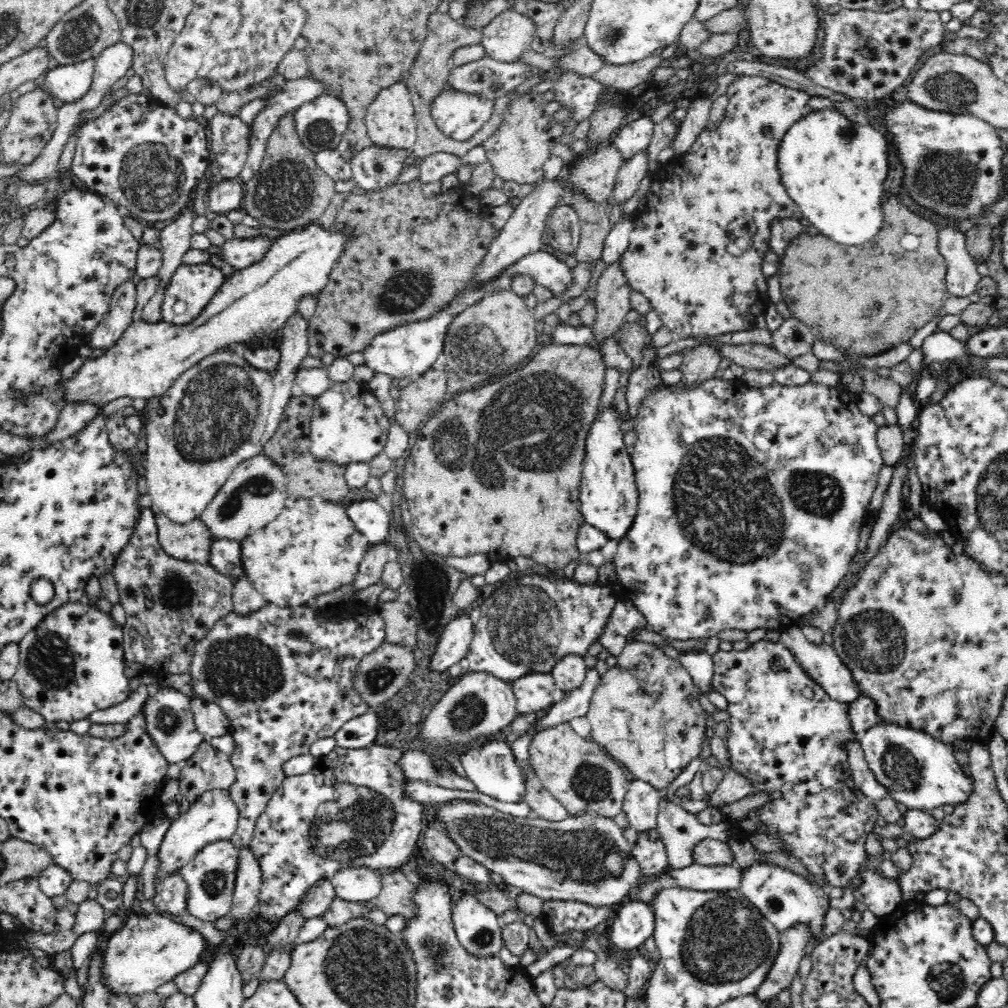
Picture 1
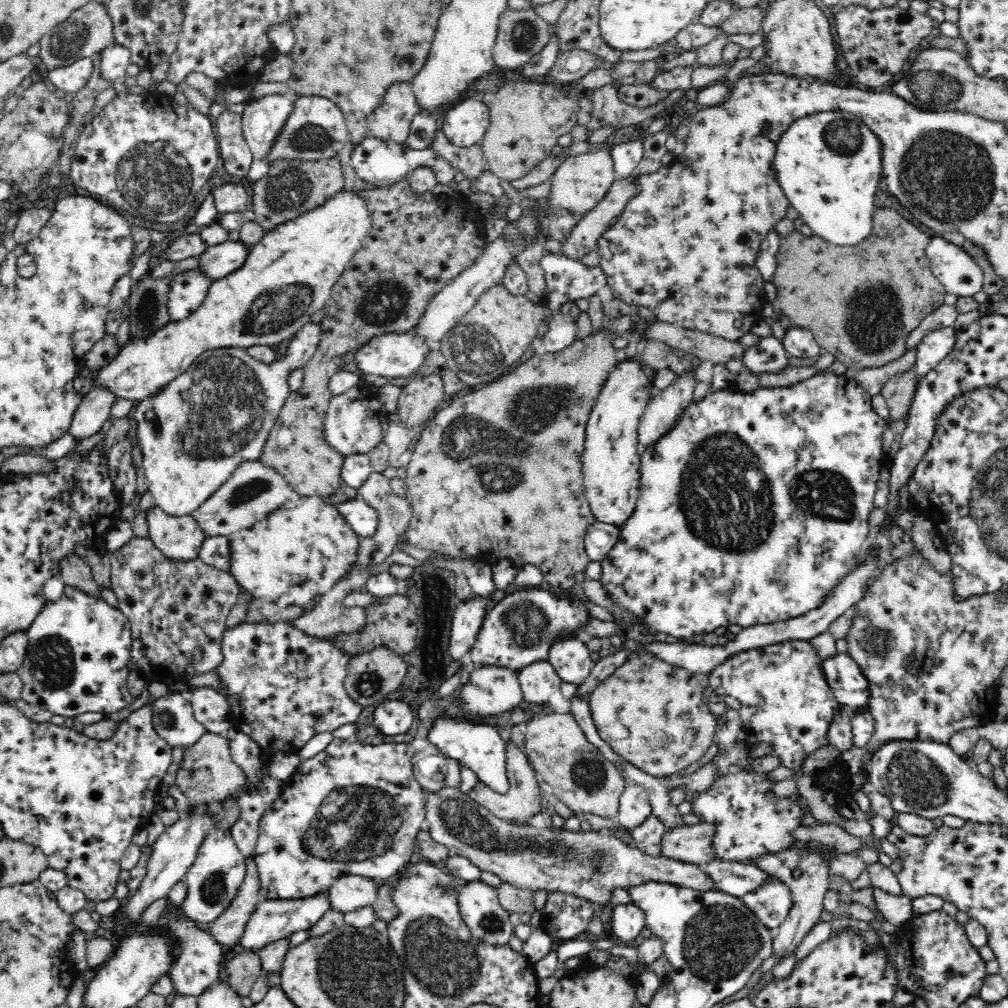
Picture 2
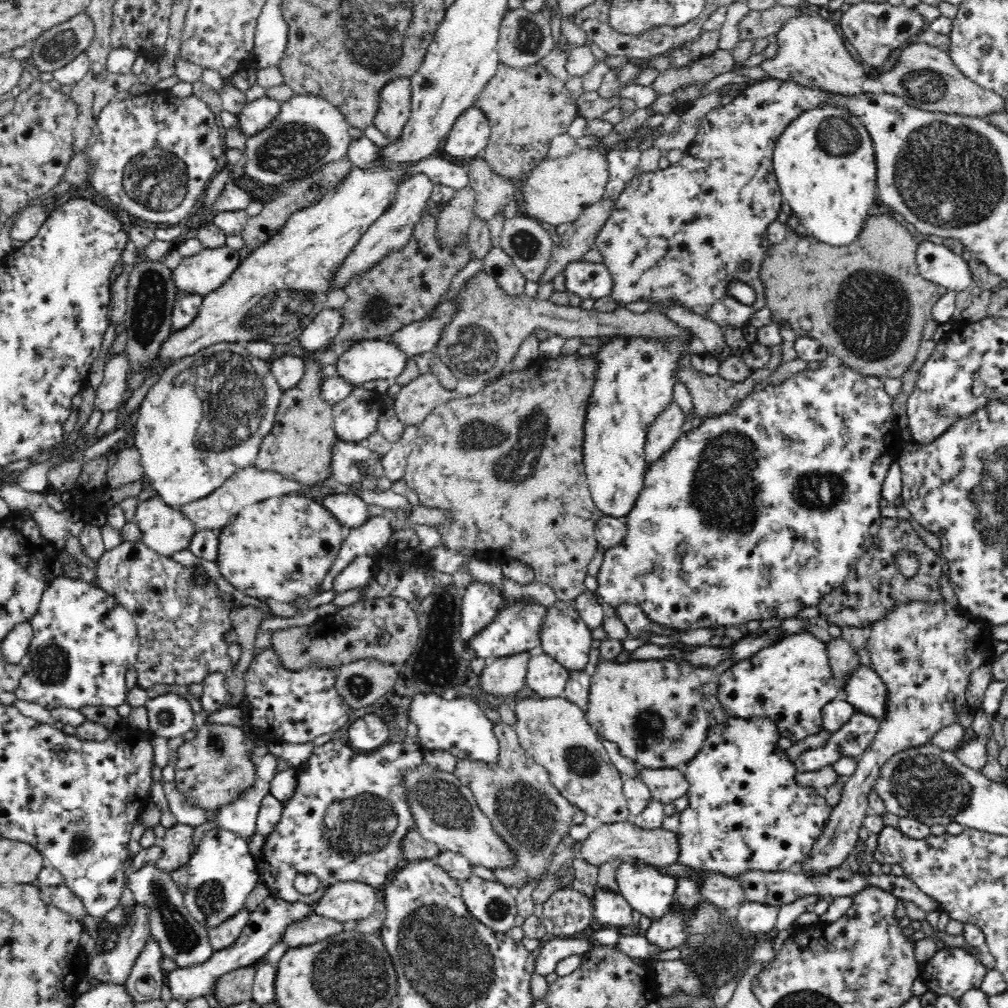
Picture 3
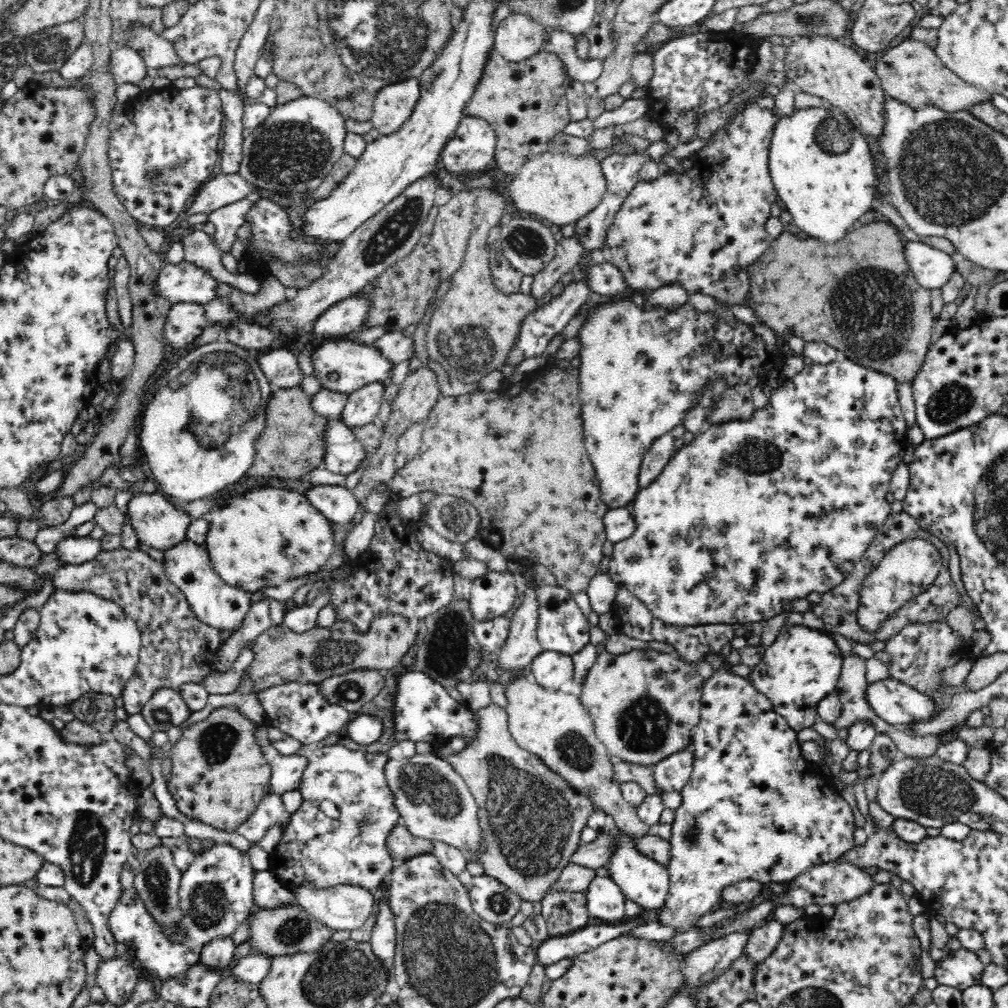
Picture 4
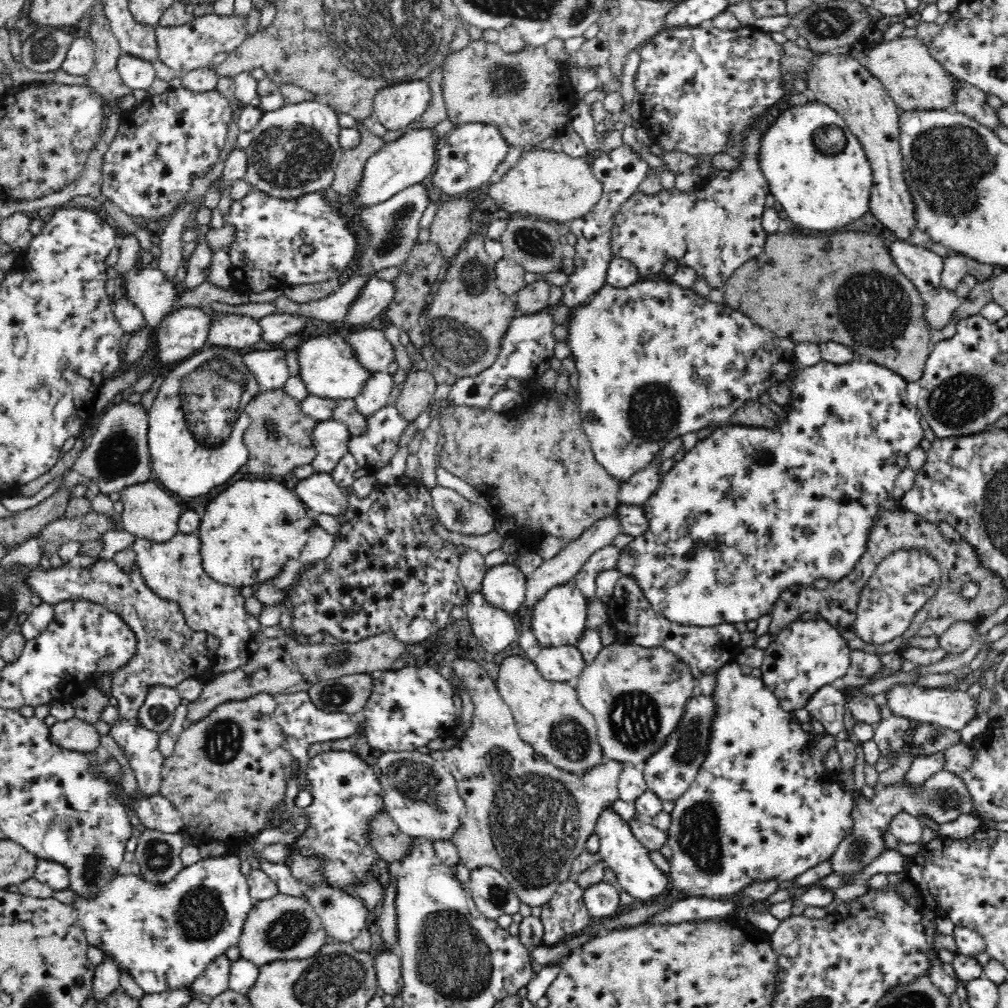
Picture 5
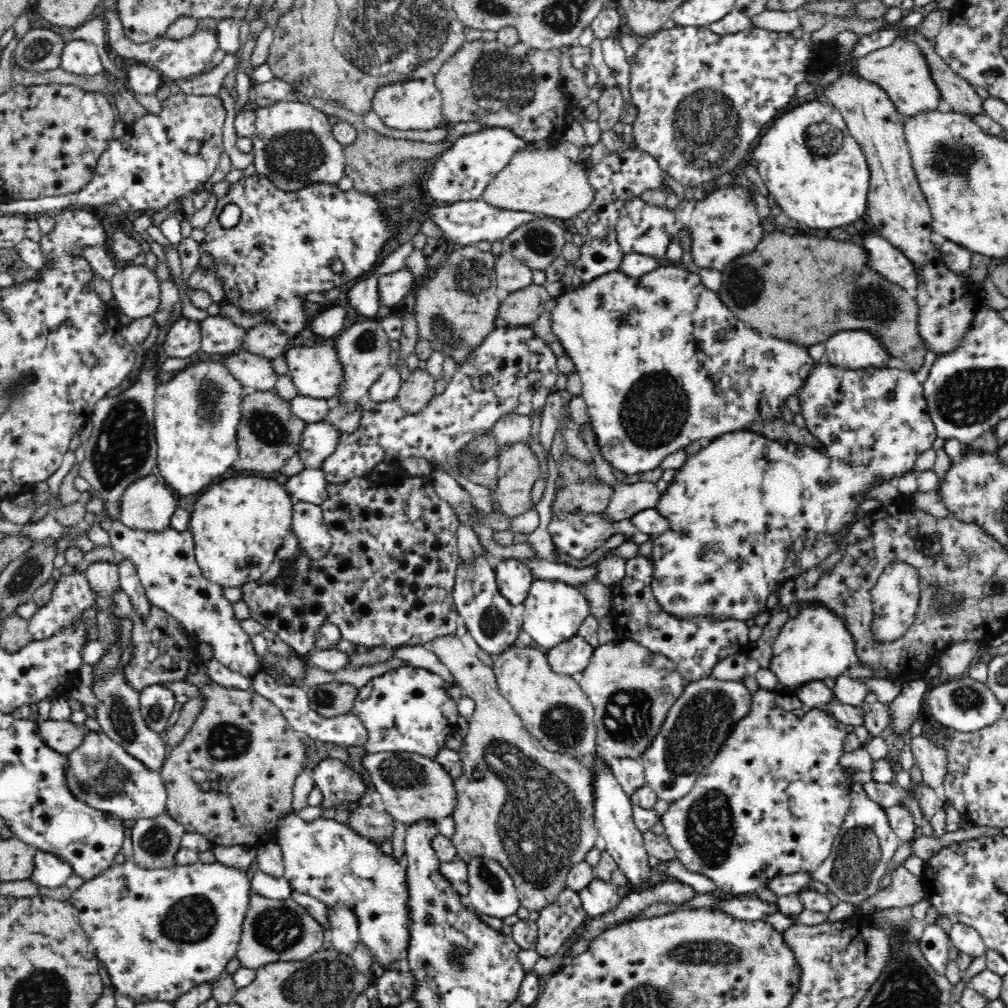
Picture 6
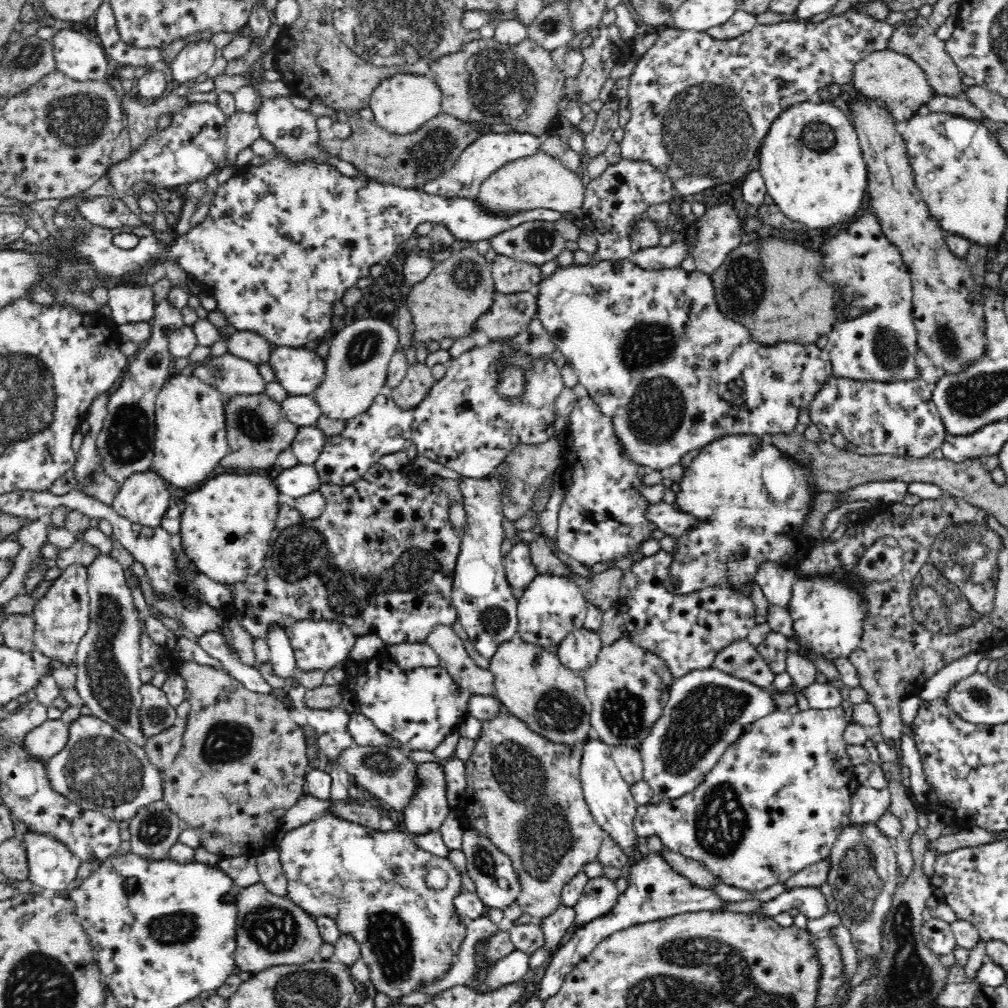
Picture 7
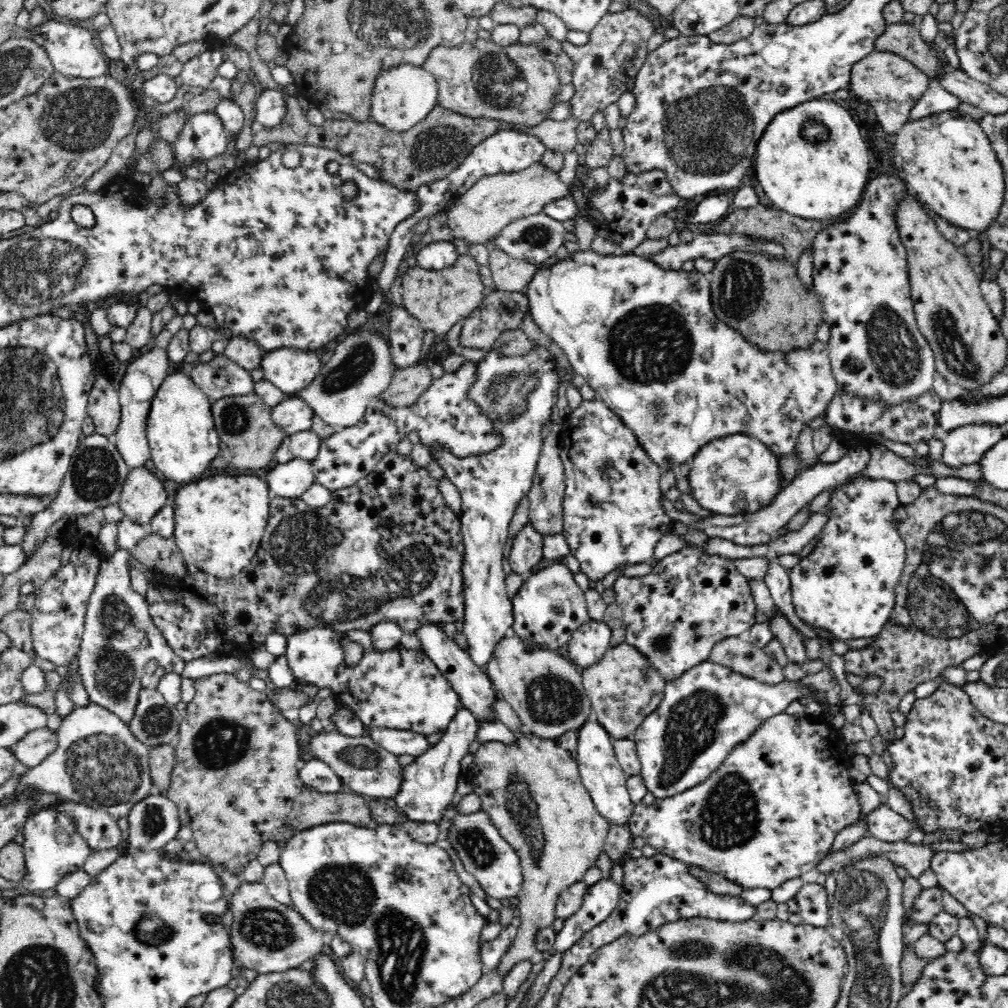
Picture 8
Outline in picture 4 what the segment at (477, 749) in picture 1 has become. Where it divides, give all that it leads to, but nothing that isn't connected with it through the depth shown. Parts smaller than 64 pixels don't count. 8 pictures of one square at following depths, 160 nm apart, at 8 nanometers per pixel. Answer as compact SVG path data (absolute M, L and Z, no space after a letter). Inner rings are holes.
M406 672L398 679L398 691L394 702L395 740L412 742L440 742L452 737L462 737L466 747L477 737L479 726L475 711L471 712L464 702L455 700L448 691L434 679L422 672Z

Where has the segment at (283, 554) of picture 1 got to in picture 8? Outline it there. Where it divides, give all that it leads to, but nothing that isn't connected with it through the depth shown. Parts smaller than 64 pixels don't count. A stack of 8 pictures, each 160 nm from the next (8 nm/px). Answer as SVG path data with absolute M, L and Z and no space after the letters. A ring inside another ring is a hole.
M212 476L178 490L174 504L173 539L191 570L202 571L218 578L230 578L250 567L251 558L254 558L261 547L265 526L268 524L268 502L272 496L268 488L268 483L252 476Z

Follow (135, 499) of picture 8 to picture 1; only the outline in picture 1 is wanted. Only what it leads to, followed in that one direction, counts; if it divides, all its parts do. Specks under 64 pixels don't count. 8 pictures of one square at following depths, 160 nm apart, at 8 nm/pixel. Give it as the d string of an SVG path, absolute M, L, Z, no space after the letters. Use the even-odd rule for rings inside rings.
M156 514L155 521L157 537L166 554L188 562L209 564L211 546L216 538L201 518L178 524L163 514Z

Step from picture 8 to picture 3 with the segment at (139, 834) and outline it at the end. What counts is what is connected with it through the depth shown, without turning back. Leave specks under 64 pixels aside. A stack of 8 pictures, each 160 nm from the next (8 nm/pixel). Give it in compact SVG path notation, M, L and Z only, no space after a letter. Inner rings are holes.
M154 864L148 865L129 874L126 888L134 894L135 902L147 904L151 935L160 942L163 957L170 958L177 965L176 968L206 964L214 956L216 950L209 939L208 928L188 912L183 893L179 892L169 874L163 874Z

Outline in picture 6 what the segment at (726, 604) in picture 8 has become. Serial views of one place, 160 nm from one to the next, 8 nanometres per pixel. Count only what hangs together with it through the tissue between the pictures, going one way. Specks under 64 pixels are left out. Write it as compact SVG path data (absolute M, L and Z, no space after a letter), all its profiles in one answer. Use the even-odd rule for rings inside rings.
M637 555L625 561L624 578L611 590L610 616L616 623L618 638L630 639L652 652L667 656L675 662L684 680L690 683L710 677L712 669L724 658L749 648L751 641L744 621L669 616L652 595L652 570L654 565L648 557Z

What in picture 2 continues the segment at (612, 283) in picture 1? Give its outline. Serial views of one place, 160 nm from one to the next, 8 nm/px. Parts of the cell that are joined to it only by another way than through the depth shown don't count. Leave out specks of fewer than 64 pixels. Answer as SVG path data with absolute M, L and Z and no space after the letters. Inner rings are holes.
M604 314L602 322L604 328L600 332L591 333L585 338L576 340L570 347L561 352L548 353L543 350L534 355L528 355L524 359L524 364L510 372L502 379L492 383L487 383L485 387L473 389L471 393L462 398L452 400L443 405L422 427L421 436L413 448L412 457L407 468L406 484L407 498L411 503L412 518L410 518L405 540L413 544L416 548L428 549L447 556L458 559L468 559L468 556L476 554L492 554L496 558L507 558L516 564L516 556L522 556L522 560L536 565L543 574L543 581L548 586L554 586L558 590L570 590L574 586L574 576L584 573L586 566L591 561L584 548L584 538L586 530L590 524L596 522L594 514L590 510L590 505L586 500L584 492L584 481L581 454L584 450L585 434L590 412L594 404L598 402L602 387L605 385L610 372L616 368L620 362L620 353L614 348L613 335L616 334L608 329L608 321L612 320Z

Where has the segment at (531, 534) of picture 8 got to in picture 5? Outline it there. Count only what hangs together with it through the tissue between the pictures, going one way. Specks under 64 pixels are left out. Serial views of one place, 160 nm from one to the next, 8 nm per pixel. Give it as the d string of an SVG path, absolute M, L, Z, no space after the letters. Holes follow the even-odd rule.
M513 564L493 566L484 574L479 591L491 606L510 613L516 612L524 604L526 577Z

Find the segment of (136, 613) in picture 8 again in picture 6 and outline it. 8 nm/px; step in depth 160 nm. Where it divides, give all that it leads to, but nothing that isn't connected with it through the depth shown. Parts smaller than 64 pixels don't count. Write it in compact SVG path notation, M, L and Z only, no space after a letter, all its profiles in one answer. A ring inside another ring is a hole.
M92 562L85 572L98 606L113 613L112 592L121 586L116 580L116 565L112 562ZM118 640L111 650L102 658L102 661L93 665L95 674L101 674L93 687L96 698L100 700L95 718L110 739L118 743L128 755L144 763L146 769L160 772L166 760L166 746L160 732L150 730L140 712L139 694L126 683L122 675L122 662L120 662L120 641Z

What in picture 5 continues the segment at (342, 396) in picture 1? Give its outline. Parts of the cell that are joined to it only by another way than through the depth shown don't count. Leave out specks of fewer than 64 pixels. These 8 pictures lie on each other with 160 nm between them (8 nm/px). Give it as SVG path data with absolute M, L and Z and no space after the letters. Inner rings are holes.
M378 372L372 375L370 380L366 381L361 394L358 394L353 400L357 410L368 418L385 408L388 402L394 383L393 377L387 372Z

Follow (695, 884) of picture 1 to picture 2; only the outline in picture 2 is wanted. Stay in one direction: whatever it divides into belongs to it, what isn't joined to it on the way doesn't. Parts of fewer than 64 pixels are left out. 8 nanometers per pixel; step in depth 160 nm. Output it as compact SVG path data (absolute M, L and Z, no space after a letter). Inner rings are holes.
M721 859L700 865L700 869L714 882L715 890L741 898L755 892L769 875L752 863L724 861Z

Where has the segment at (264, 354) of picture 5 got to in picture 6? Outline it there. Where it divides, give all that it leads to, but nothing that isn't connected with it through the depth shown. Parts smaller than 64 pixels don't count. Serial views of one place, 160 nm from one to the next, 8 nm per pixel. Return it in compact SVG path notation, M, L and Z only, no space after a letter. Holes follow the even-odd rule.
M245 350L223 356L226 369L234 375L247 391L266 391L275 388L280 376L273 368L272 360Z

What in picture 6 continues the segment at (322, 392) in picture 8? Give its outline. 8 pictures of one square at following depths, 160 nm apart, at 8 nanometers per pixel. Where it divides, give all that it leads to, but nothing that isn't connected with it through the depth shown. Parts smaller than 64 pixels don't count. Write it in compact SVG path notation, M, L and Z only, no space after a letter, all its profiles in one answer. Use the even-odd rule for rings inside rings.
M365 319L362 322L354 323L343 331L335 339L336 353L340 356L340 361L344 365L344 384L341 388L340 396L332 400L332 403L364 402L368 395L368 388L374 381L391 368L390 340L384 332L381 323L371 319Z

